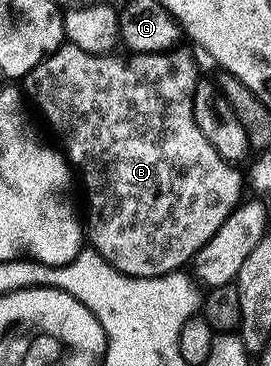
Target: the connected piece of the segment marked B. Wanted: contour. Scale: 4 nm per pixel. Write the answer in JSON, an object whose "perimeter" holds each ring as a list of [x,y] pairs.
{"perimeter":[[[63,44],[57,52],[54,53],[50,58],[43,60],[36,69],[31,72],[29,76],[24,80],[24,94],[27,99],[30,98],[34,101],[34,106],[39,110],[40,113],[46,117],[46,122],[48,125],[54,129],[54,134],[59,138],[62,143],[60,143],[61,149],[64,151],[71,167],[76,171],[77,177],[80,179],[80,182],[83,182],[86,185],[86,210],[84,214],[84,222],[88,227],[88,242],[92,247],[95,254],[104,256],[104,260],[108,260],[108,264],[112,268],[116,268],[124,276],[129,278],[170,278],[174,276],[174,273],[177,270],[182,270],[193,263],[194,257],[199,254],[205,246],[212,240],[212,236],[216,236],[216,232],[220,232],[220,228],[224,228],[224,224],[228,220],[228,216],[232,216],[232,212],[238,209],[239,206],[243,205],[244,197],[242,198],[242,193],[245,190],[248,190],[248,182],[244,177],[243,171],[242,174],[237,165],[228,160],[224,160],[224,156],[220,156],[220,152],[216,152],[216,148],[212,148],[212,144],[208,144],[207,137],[204,136],[204,132],[200,132],[200,124],[196,124],[196,112],[194,111],[194,97],[198,91],[198,83],[200,81],[200,75],[198,75],[198,62],[189,54],[185,48],[179,48],[176,50],[169,50],[166,54],[136,54],[133,56],[125,56],[126,58],[118,58],[114,54],[89,54],[84,52],[84,48],[76,48],[69,44]]]}

